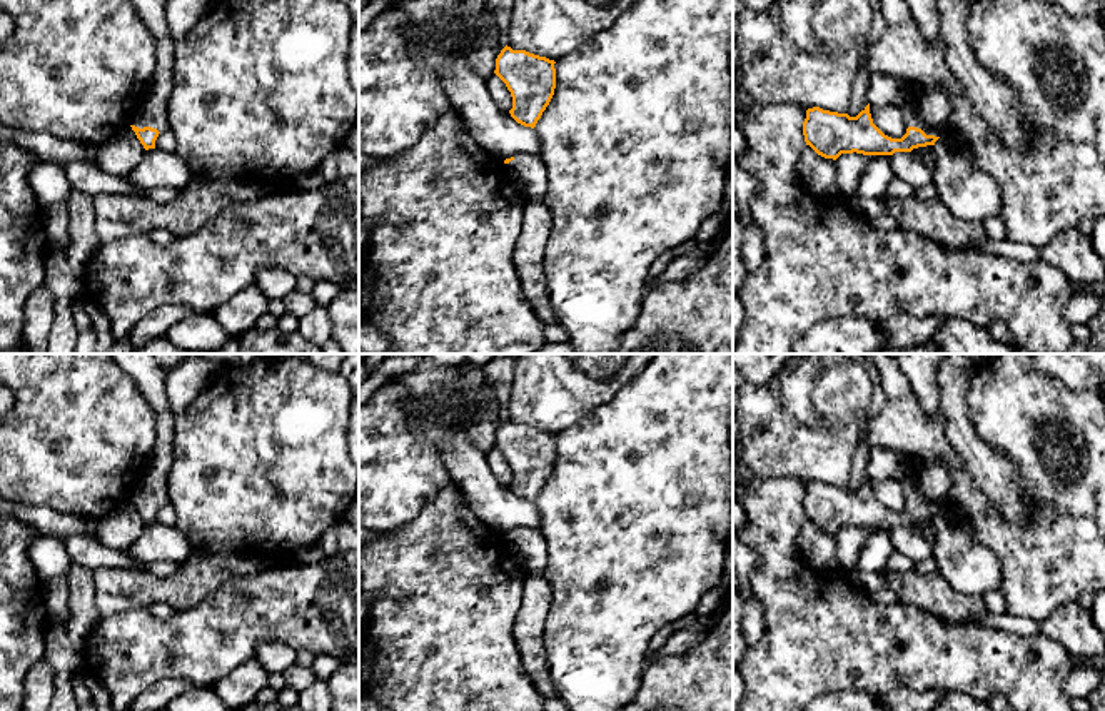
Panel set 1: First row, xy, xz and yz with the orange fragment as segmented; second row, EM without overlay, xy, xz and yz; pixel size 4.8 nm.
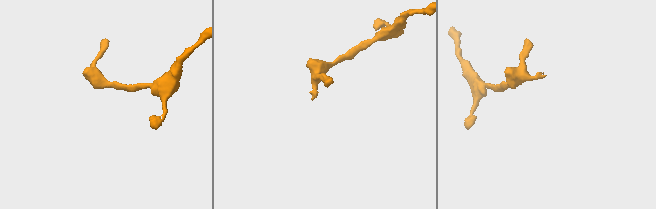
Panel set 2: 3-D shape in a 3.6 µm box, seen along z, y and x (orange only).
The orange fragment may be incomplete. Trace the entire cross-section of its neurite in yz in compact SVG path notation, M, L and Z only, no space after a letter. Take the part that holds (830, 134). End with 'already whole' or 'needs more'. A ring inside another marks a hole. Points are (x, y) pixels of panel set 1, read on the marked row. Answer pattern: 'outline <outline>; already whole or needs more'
outline M945 88L908 93L903 115L908 122L901 139L885 135L870 113L870 103L856 115L813 107L806 110L803 135L818 155L836 160L841 154L893 155L935 145L951 115L951 100Z; needs more

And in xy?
outline M129 0L129 2L134 5L134 8L142 17L144 23L149 27L157 45L157 67L140 100L140 105L134 113L130 125L137 139L144 145L144 149L149 150L155 149L155 140L159 134L169 129L167 102L174 87L174 40L167 27L167 13L165 13L167 0Z; needs more

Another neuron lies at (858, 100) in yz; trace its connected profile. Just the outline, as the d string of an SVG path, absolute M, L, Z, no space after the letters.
M865 57L856 72L856 77L853 82L853 95L851 95L848 110L845 112L850 117L856 117L868 105L866 92L868 92L870 77L871 77L871 72L868 68L868 58Z

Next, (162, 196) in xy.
M144 189L140 195L152 199L159 204L167 204L177 199L180 190L177 189Z

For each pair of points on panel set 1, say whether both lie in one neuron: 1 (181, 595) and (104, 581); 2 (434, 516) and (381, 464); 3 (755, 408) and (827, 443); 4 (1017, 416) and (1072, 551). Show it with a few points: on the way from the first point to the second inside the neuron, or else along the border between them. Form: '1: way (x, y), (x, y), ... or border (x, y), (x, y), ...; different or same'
1: way (162, 588), (122, 588); same
2: border (449, 481), (411, 519), (391, 528); different
3: way (773, 426), (790, 443), (808, 443); same
4: way (1032, 449), (1042, 469), (1067, 494), (1070, 518); same

